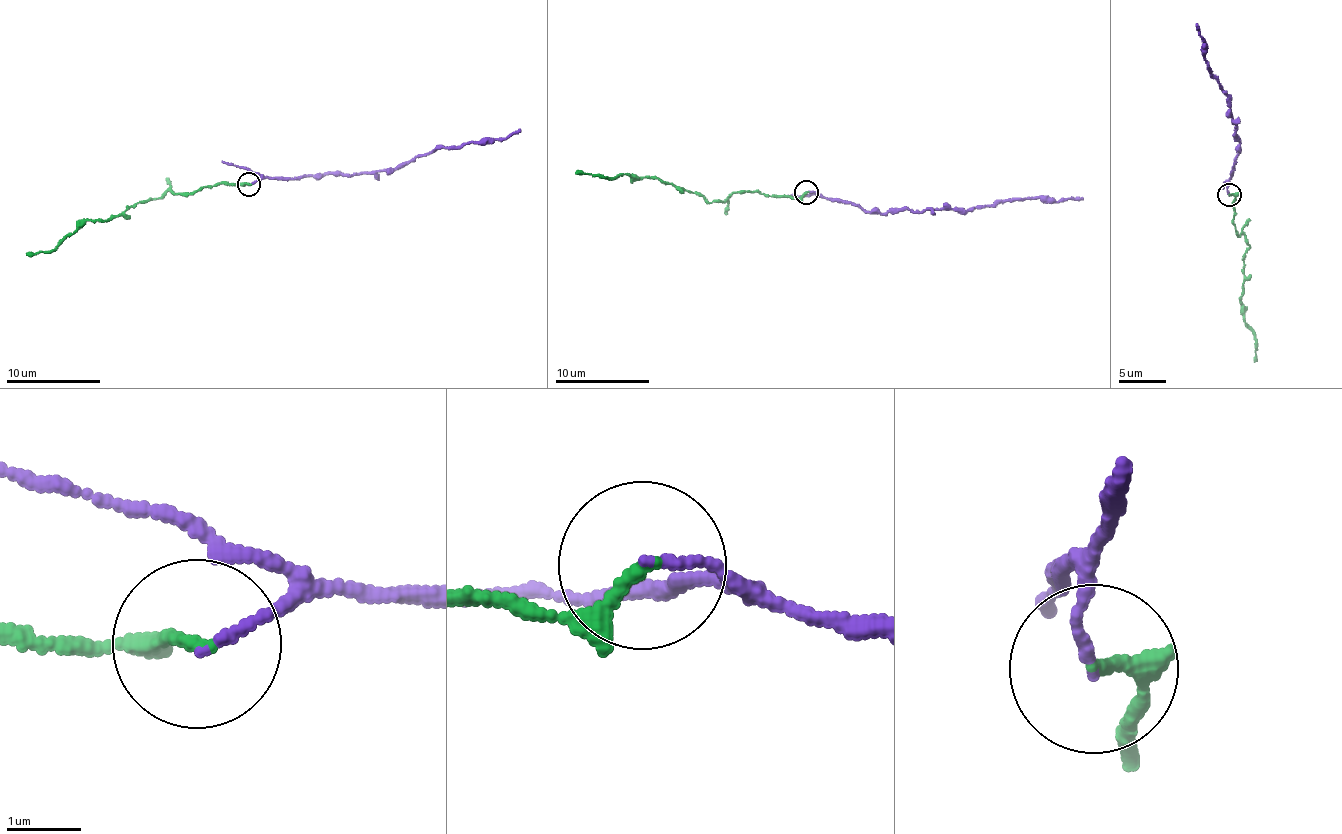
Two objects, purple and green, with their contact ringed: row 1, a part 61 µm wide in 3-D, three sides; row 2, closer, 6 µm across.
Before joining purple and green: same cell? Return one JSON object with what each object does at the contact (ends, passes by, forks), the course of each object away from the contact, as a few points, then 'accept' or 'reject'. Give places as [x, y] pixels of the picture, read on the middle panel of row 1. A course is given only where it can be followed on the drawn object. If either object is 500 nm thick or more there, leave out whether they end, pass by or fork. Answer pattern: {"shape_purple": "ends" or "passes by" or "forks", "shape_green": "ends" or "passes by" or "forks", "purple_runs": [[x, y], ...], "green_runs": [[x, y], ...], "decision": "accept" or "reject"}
{"shape_purple": "ends", "shape_green": "passes by", "purple_runs": [[805, 191], [825, 199], [851, 201], [882, 214], [1000, 201], [1052, 197], [1064, 201], [1083, 197]], "green_runs": [[805, 191], [799, 197], [728, 195], [709, 203], [701, 194], [657, 177], [576, 171]], "decision": "accept"}

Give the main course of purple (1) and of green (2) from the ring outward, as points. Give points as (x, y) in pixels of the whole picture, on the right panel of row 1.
1: (1228, 196), (1232, 165), (1240, 142), (1230, 110), (1210, 73), (1201, 47), (1205, 39), (1195, 24)
2: (1228, 196), (1234, 197), (1238, 235), (1250, 246), (1243, 260), (1240, 306), (1256, 342), (1255, 361)

